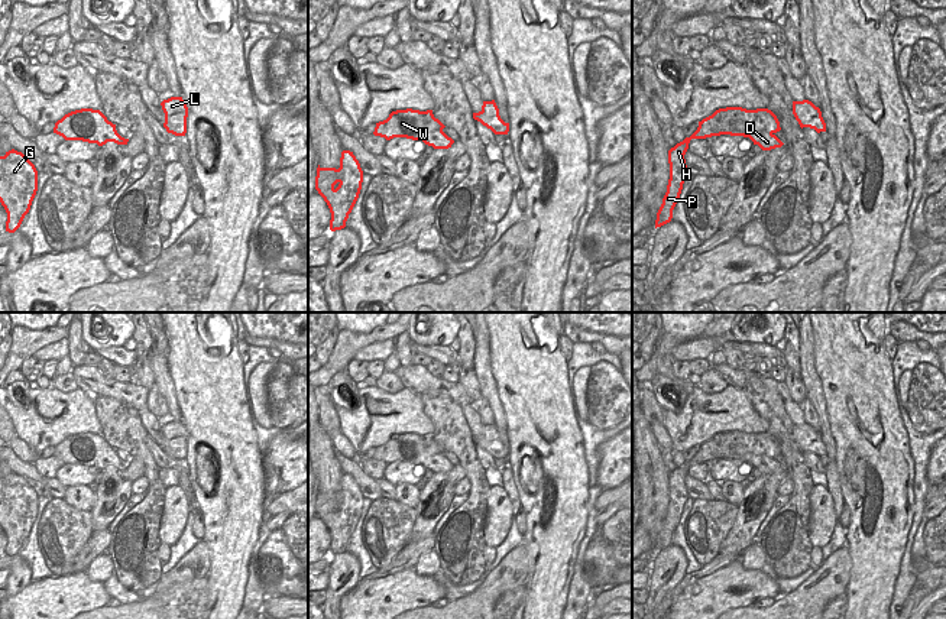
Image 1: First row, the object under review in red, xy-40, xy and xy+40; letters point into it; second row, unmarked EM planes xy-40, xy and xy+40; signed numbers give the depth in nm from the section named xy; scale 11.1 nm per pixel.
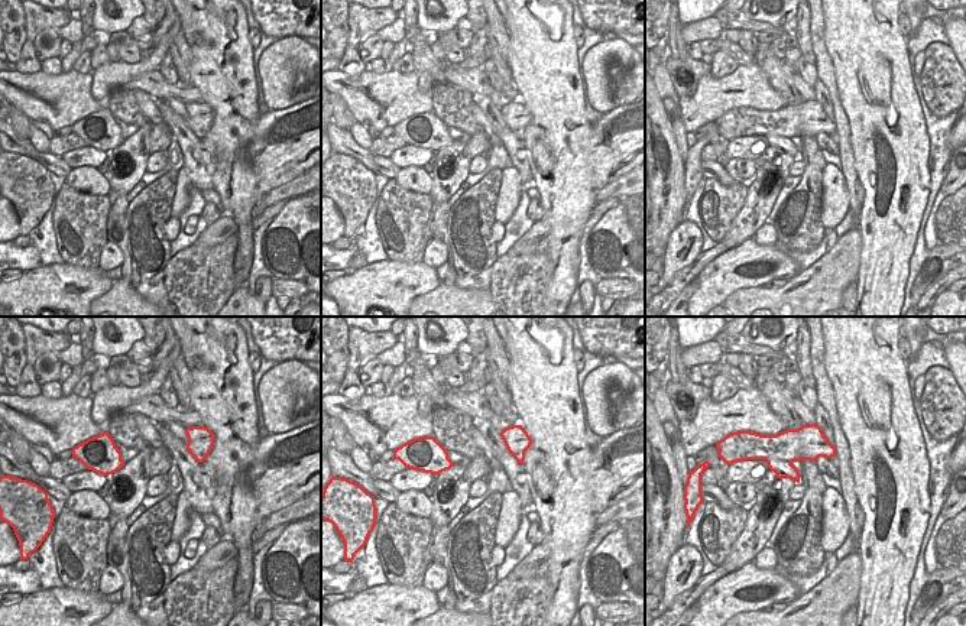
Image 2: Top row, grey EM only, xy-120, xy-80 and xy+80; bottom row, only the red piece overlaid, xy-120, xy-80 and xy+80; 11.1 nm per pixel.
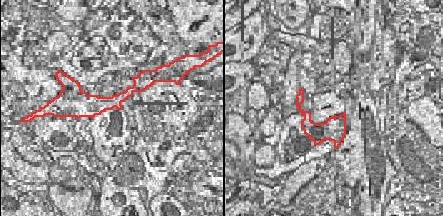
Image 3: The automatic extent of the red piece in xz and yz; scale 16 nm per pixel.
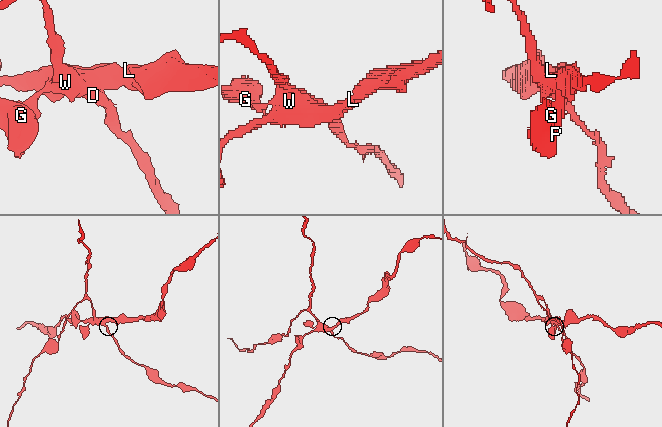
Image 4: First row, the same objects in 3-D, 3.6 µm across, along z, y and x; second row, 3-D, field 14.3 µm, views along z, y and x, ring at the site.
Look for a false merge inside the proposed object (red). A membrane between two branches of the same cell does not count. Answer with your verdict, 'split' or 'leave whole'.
split

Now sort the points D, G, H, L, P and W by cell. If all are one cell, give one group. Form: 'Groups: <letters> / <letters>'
Groups: D G H P W / L

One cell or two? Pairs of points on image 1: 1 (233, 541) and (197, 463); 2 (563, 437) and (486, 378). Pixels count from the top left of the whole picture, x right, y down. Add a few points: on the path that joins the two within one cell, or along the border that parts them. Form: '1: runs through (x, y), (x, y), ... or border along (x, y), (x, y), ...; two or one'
1: runs through (226, 522), (200, 496), (195, 482); one
2: border along (489, 353), (491, 372), (505, 420); two

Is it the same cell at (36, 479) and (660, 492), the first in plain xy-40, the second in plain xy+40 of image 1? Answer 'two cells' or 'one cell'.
two cells

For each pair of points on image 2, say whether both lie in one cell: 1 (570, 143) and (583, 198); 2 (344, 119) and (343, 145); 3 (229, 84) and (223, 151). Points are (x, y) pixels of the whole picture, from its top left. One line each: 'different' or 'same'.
1: same
2: different
3: same

